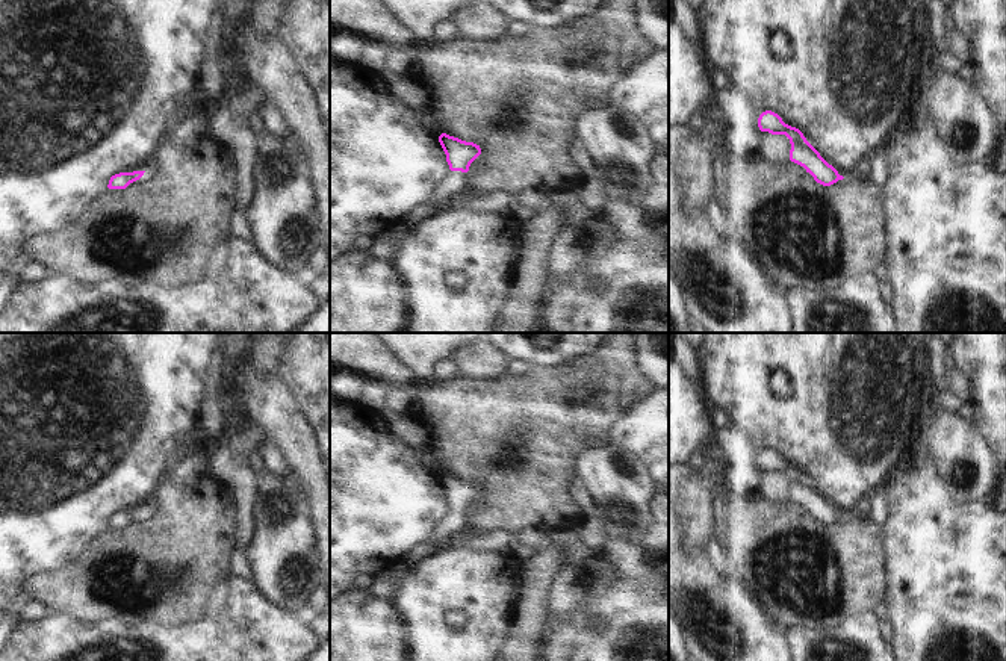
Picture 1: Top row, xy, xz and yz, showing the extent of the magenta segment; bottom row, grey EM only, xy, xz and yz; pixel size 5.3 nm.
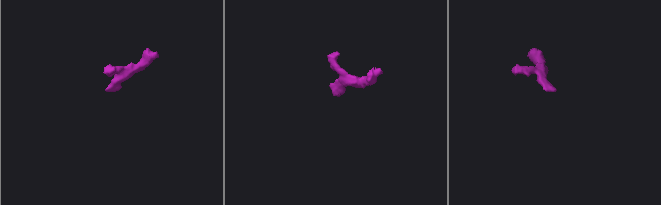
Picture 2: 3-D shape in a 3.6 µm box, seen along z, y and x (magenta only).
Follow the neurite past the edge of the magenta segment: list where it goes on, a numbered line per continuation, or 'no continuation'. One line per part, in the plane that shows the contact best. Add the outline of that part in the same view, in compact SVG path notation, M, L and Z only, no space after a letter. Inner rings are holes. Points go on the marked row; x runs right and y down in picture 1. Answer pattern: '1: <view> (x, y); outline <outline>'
1: xz (451, 186); outline M449 171L449 174L434 188L428 201L431 204L440 206L451 198L460 197L464 188L464 172Z

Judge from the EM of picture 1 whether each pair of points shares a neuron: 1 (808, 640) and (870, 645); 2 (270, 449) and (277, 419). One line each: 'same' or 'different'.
1: same
2: different

